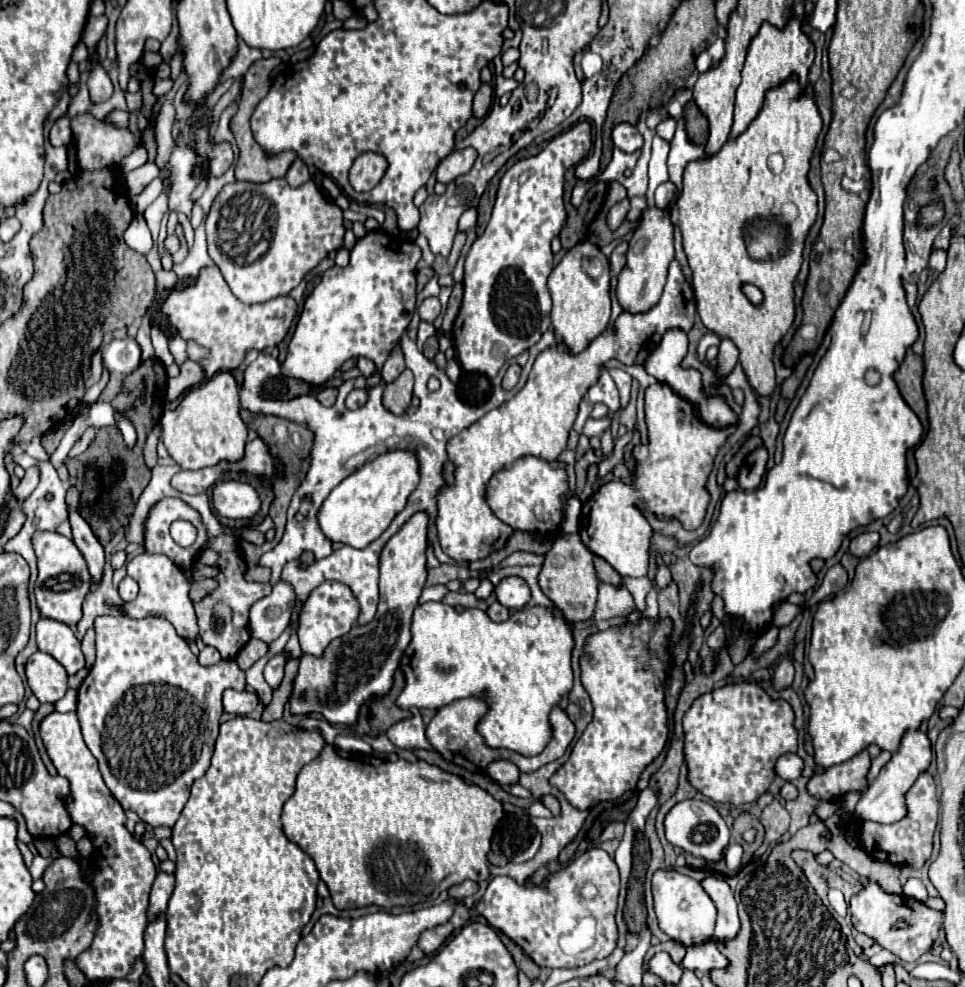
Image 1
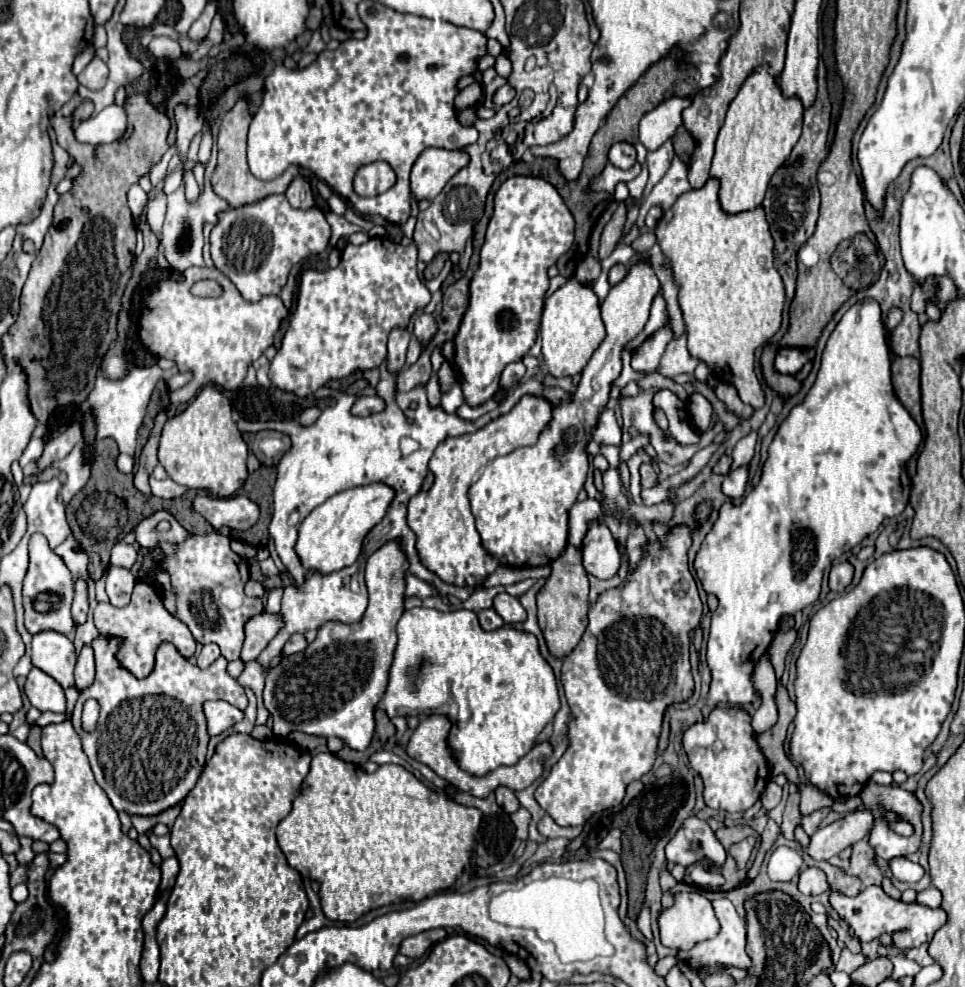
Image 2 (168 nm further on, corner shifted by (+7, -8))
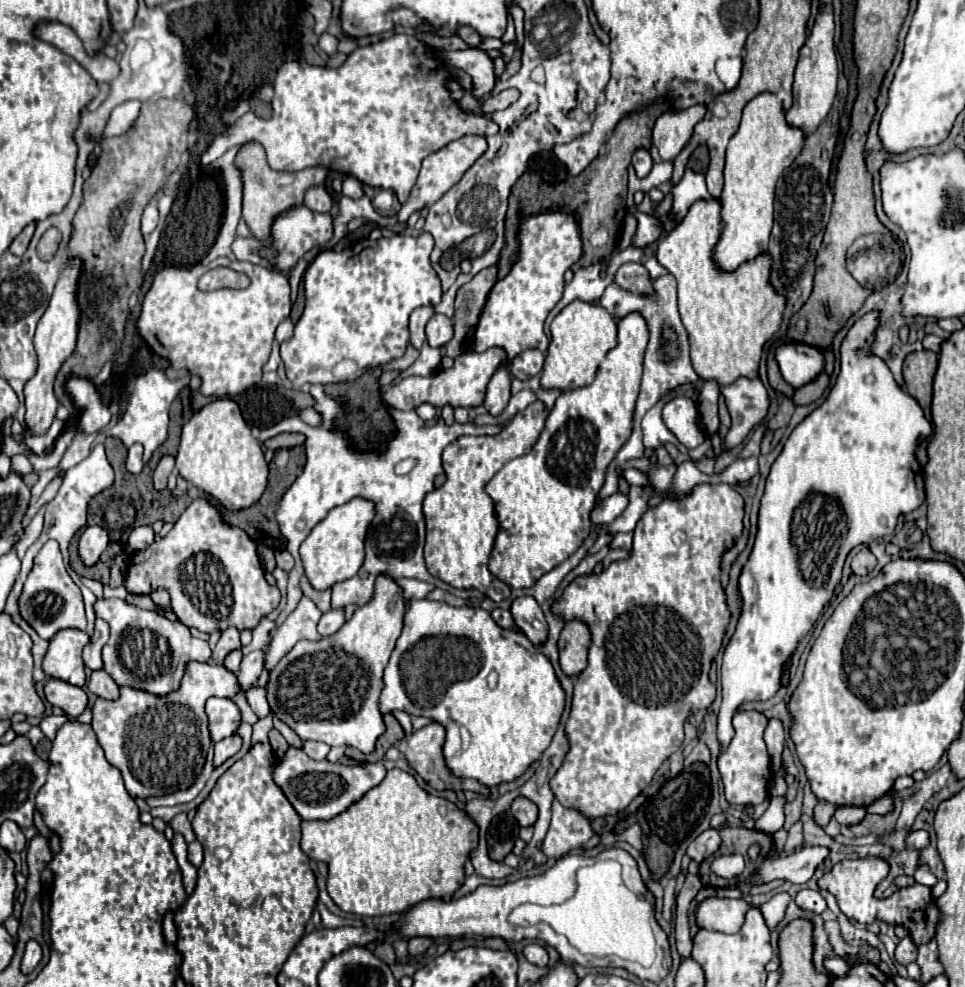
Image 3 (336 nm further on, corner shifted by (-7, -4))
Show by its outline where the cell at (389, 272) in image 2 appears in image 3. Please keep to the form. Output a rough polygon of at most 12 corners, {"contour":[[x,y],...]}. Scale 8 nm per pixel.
{"contour":[[434,240],[320,252],[280,344],[294,388],[400,358]]}

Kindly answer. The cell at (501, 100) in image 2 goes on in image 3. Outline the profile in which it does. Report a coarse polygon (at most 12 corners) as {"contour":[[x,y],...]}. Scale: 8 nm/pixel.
{"contour":[[516,88],[502,90],[484,102],[484,114],[508,108],[520,92]]}

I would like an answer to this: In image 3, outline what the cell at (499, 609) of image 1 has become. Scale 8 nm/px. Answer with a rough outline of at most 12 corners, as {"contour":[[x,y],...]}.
{"contour":[[496,608],[492,618],[502,628],[514,628],[510,610]]}

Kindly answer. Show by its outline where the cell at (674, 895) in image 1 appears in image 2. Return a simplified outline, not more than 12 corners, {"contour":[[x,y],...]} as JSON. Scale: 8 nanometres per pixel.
{"contour":[[676,894],[658,924],[662,944],[690,950],[718,934],[712,902]]}

